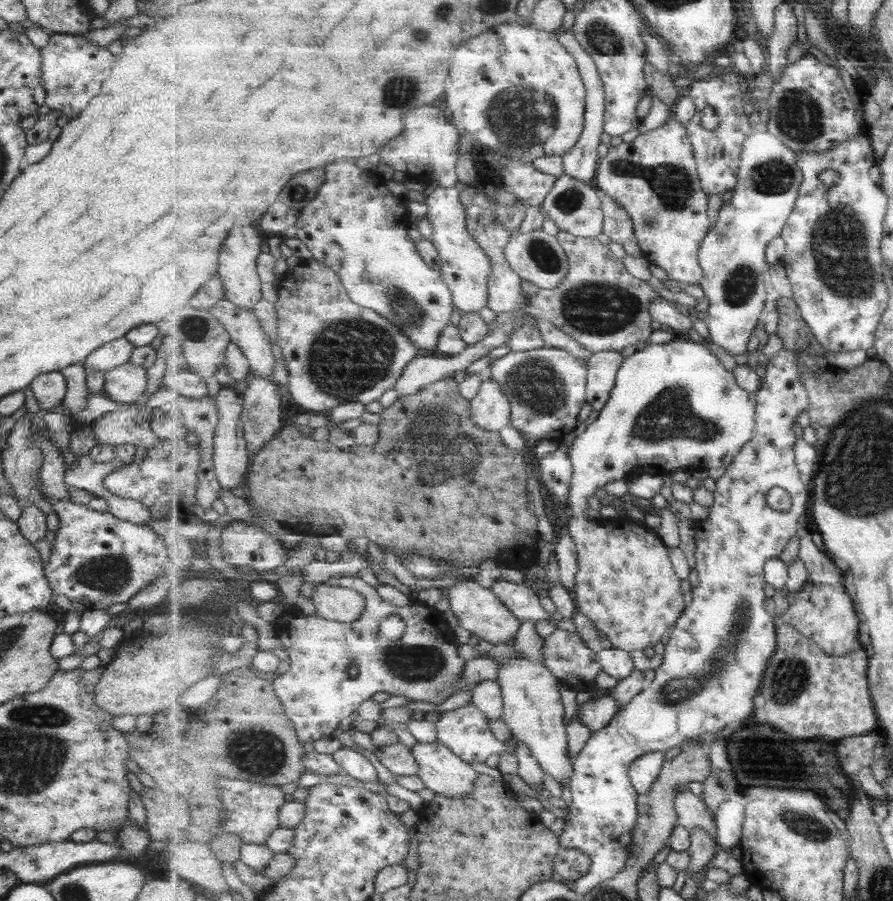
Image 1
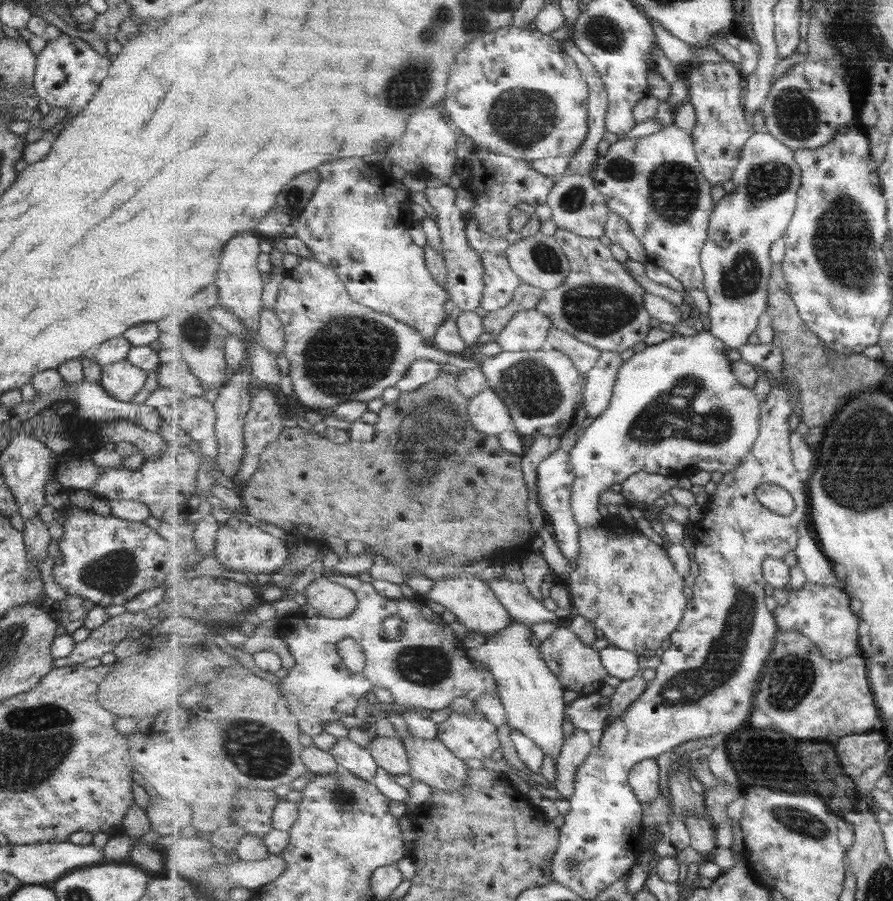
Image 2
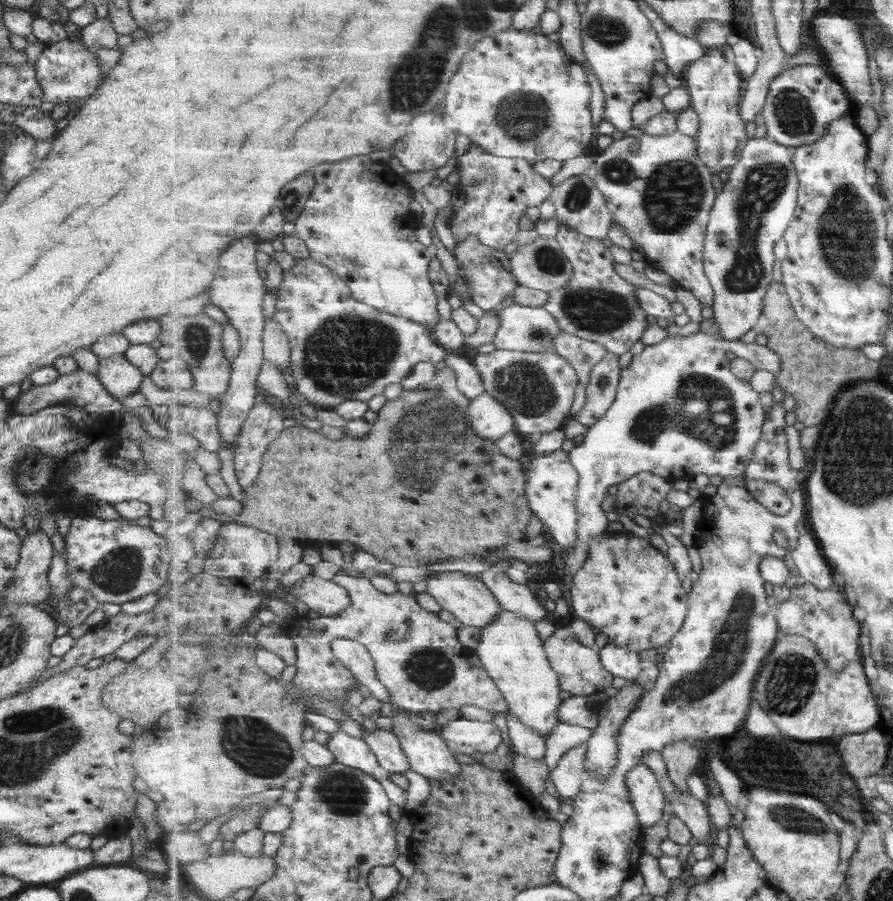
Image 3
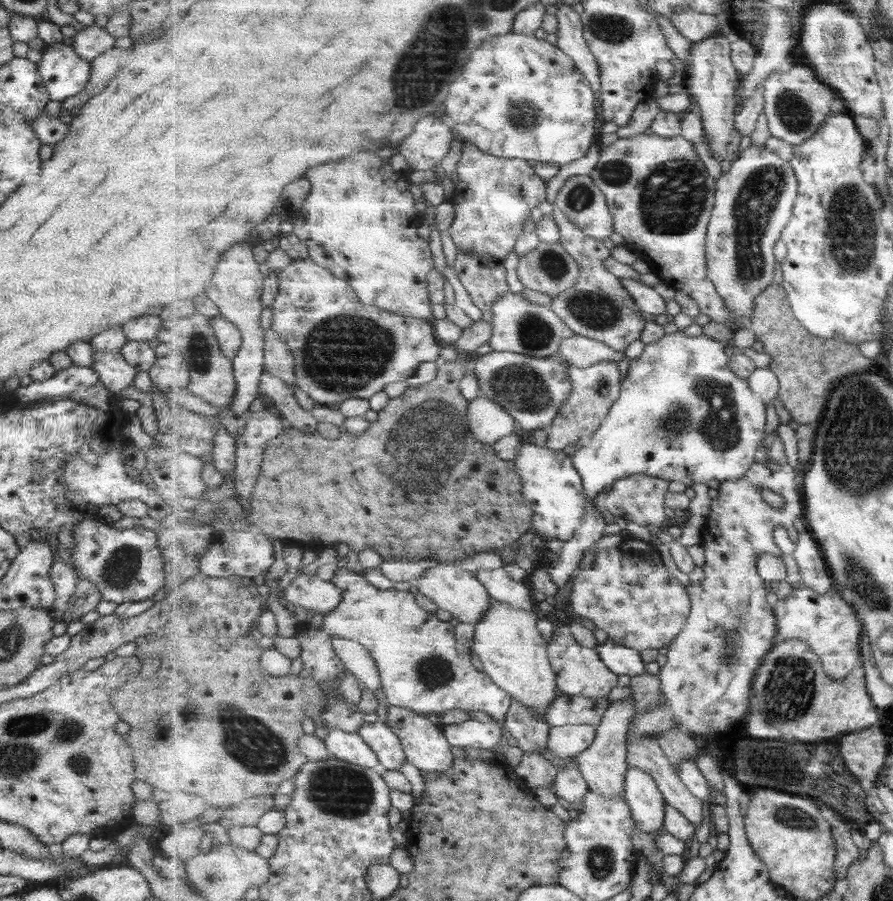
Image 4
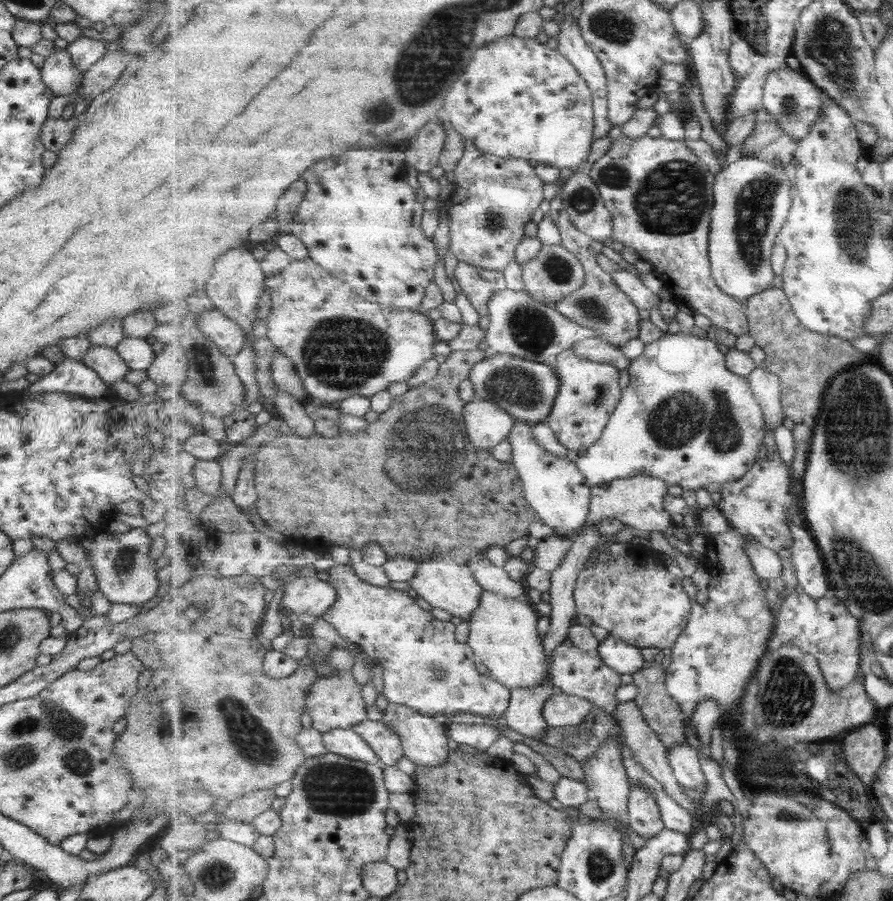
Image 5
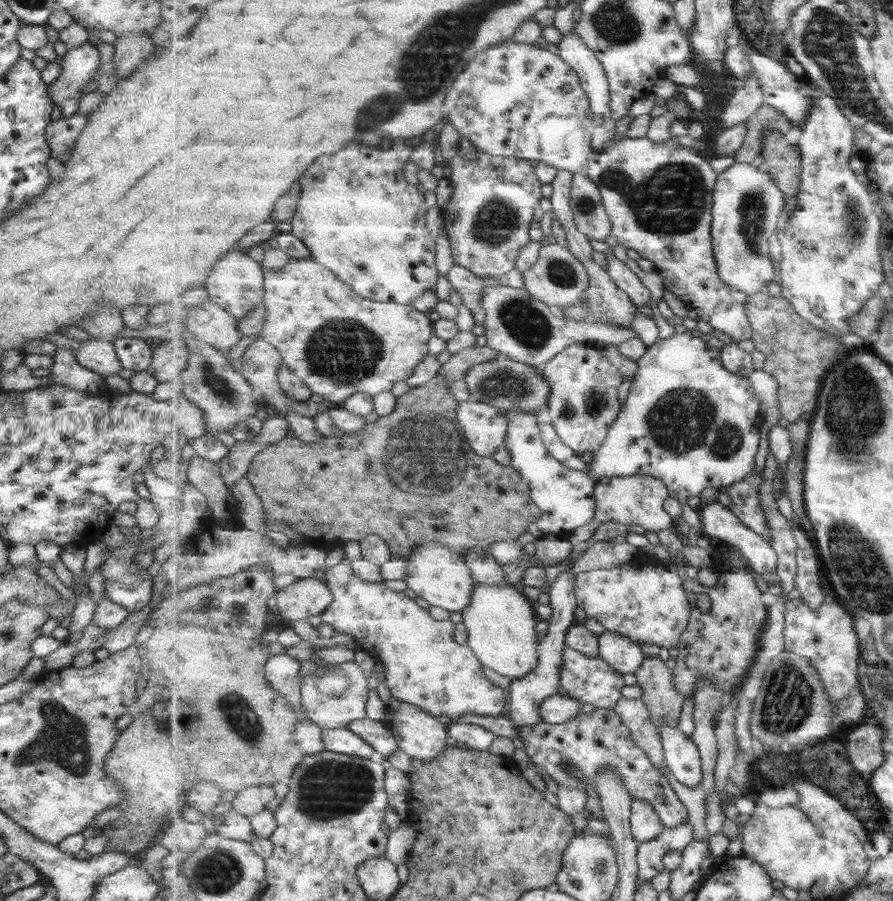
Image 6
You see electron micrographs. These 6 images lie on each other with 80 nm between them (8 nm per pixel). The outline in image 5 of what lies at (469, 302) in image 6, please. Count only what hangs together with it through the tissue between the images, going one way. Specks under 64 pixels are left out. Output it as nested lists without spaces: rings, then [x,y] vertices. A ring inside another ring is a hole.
[[[459,261],[454,268],[454,278],[483,318],[489,314],[488,302],[493,294],[507,288],[503,271],[485,270],[469,262]]]

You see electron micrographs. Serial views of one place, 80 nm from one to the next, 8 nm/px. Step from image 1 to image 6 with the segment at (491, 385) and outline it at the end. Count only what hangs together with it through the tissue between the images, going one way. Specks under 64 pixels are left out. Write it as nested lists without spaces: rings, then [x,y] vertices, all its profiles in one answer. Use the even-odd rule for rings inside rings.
[[[479,401],[459,404],[457,416],[465,429],[469,446],[481,456],[491,456],[504,446],[508,433],[508,413]]]

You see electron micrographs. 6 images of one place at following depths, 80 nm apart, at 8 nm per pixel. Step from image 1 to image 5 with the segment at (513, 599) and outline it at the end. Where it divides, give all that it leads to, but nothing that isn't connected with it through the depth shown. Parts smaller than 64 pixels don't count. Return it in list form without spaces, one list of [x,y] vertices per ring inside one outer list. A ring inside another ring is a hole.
[[[479,556],[477,560],[472,557],[467,564],[485,589],[504,597],[529,601],[525,587],[519,581],[513,580],[504,567],[495,566],[491,561],[487,562],[487,559]]]

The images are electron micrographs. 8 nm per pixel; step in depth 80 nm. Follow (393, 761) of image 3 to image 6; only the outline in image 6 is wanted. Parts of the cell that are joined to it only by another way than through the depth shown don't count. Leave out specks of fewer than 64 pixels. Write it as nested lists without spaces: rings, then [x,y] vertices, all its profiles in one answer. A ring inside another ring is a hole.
[[[369,717],[354,720],[347,725],[355,734],[366,740],[377,752],[380,752],[387,760],[390,754],[400,749],[396,735],[385,726],[384,721],[378,721]]]

